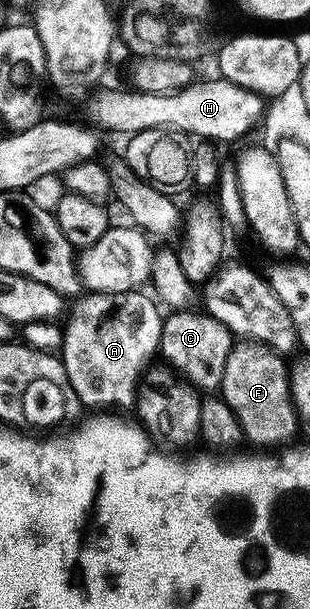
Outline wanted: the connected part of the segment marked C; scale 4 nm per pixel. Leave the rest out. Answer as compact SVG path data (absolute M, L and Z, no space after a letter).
M193 308L175 310L161 324L160 351L167 352L173 363L181 365L195 382L193 384L196 389L201 392L213 392L220 387L223 368L234 344L234 333L220 318L209 312L196 314Z

